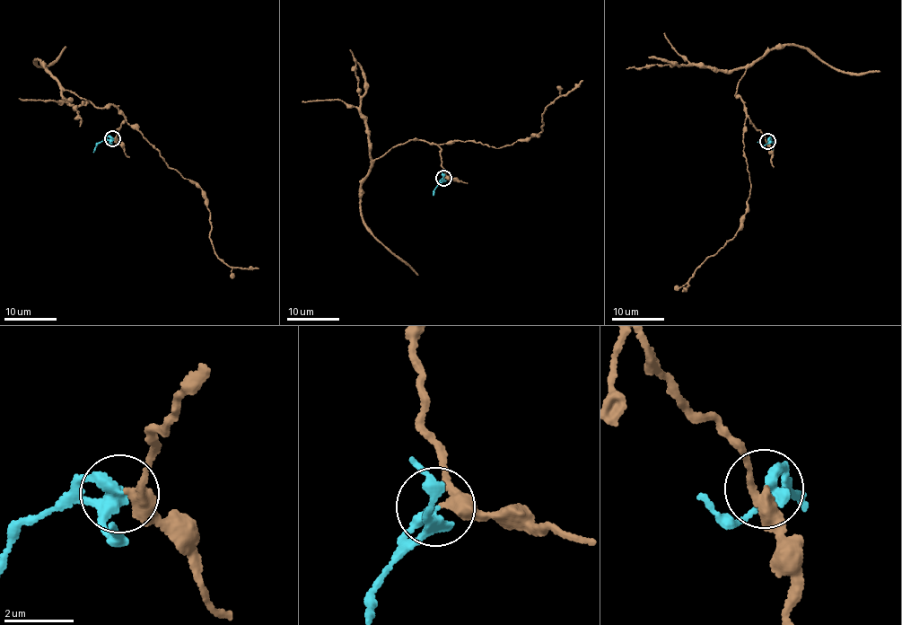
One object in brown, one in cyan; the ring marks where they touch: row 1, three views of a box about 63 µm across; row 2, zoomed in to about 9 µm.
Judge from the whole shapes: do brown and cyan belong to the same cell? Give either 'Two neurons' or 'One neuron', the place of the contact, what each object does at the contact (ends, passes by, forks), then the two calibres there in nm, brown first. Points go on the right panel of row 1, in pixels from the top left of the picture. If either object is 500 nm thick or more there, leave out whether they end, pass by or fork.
Two neurons. Place: (767, 141). At the ring brown passes by. At the ring cyan passes by. Thickness 320 nm (brown) against 360 nm

